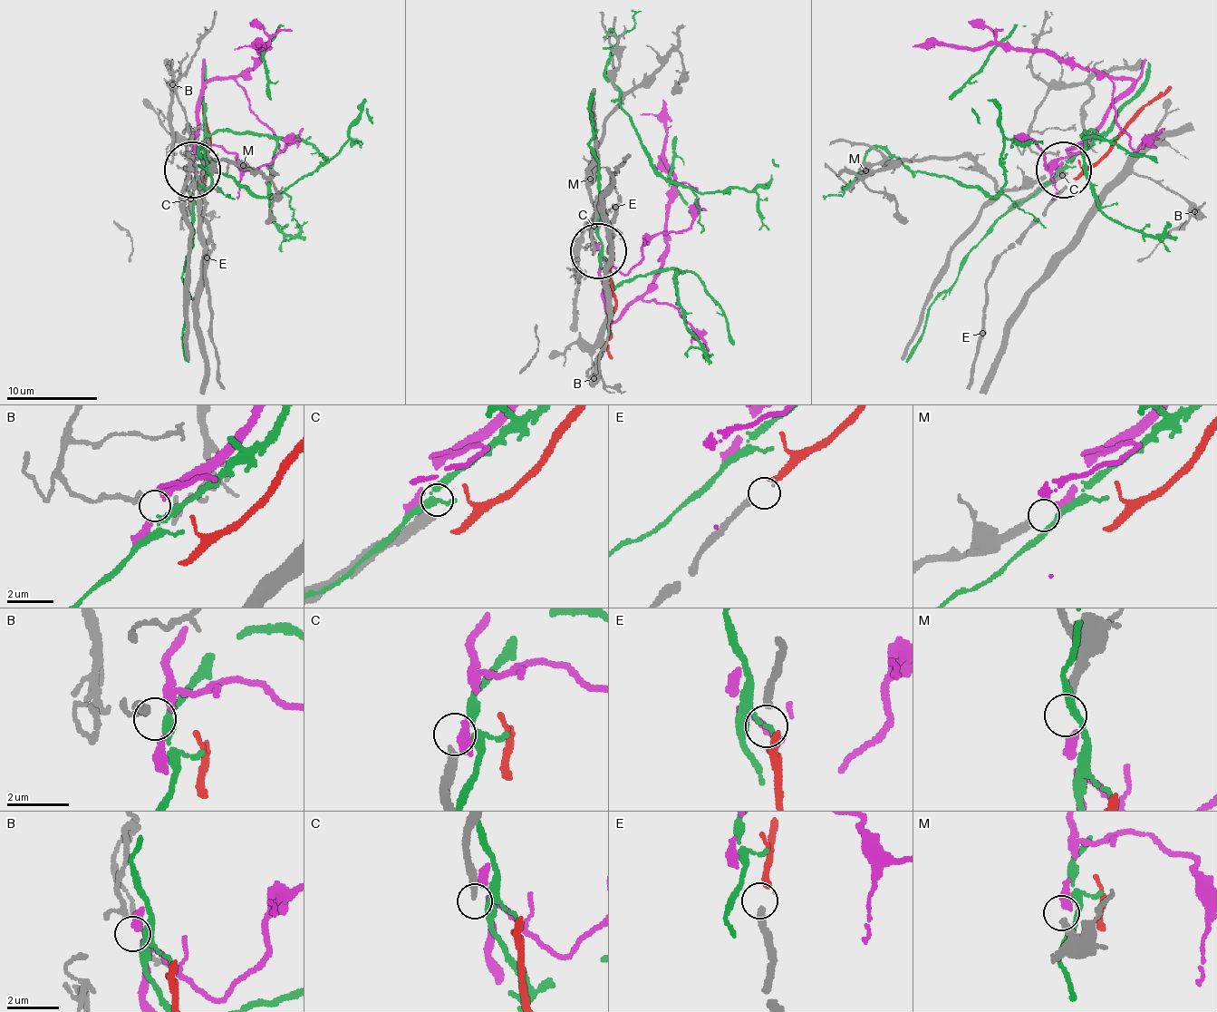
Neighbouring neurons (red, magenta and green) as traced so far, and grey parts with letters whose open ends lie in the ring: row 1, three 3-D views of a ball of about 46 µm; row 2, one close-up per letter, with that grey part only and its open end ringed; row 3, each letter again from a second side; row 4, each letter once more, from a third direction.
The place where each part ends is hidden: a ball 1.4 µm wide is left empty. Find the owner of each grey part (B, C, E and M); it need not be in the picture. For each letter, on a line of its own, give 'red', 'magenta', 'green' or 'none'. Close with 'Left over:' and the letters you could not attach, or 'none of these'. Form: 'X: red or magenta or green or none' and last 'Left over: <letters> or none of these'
B: none
C: none
E: red
M: magenta
Left over: B, C

